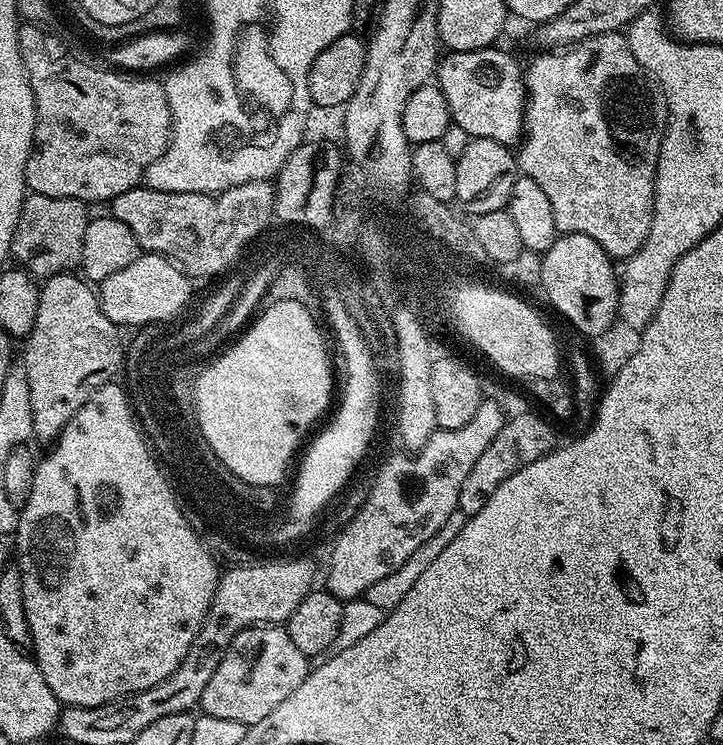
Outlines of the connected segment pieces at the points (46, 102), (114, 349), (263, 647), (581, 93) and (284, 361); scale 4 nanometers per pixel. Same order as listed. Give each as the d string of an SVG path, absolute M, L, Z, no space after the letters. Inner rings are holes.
M24 22L20 26L20 53L24 69L28 75L28 81L34 94L36 103L36 129L34 130L34 142L32 143L32 156L26 162L26 178L24 179L27 191L38 196L53 196L54 198L74 198L85 202L92 200L104 200L111 202L118 198L118 194L126 194L126 190L137 187L143 181L148 167L160 160L162 154L168 149L168 142L172 139L172 115L170 114L170 102L166 98L166 90L159 79L151 80L153 77L148 74L125 74L120 70L113 70L111 67L95 68L84 60L79 60L68 45L59 36L53 35L45 28L33 22Z
M59 272L56 276L49 276L39 285L40 297L38 298L38 318L34 318L34 330L30 330L30 334L23 341L24 344L24 360L22 367L26 370L26 378L30 382L30 410L32 411L32 434L38 441L41 440L45 446L51 445L62 434L62 430L70 422L70 418L74 418L74 414L78 414L78 410L82 410L82 406L90 399L100 387L101 380L107 379L112 373L117 373L118 368L123 366L123 360L126 357L125 345L120 345L121 329L114 322L110 322L110 318L106 318L106 314L102 314L102 306L97 289L83 275L73 274L72 272Z
M255 626L243 629L230 642L225 656L202 691L198 708L203 715L227 718L249 726L262 722L308 677L310 660L294 646L287 627Z
M607 32L601 36L592 36L581 44L571 45L563 50L544 50L541 56L533 58L526 64L524 86L528 89L528 102L524 110L524 134L518 145L518 168L523 175L534 178L546 198L550 198L550 207L554 209L554 222L557 233L573 232L574 234L586 234L586 238L594 238L606 254L623 262L635 254L646 242L650 234L650 222L654 210L654 194L656 193L656 167L658 166L658 154L660 143L664 137L664 128L668 124L668 103L664 101L664 95L655 80L644 71L642 66L630 54L627 35L620 32Z
M299 299L282 300L267 305L263 310L265 311L264 313L261 314L260 312L247 325L246 331L239 337L241 340L229 352L222 353L223 351L221 351L215 357L214 364L216 365L216 369L202 373L201 392L198 396L196 416L202 438L206 440L210 446L210 450L214 452L238 479L242 479L248 484L256 484L258 487L271 489L274 484L278 483L287 474L288 463L291 462L292 455L296 452L296 447L300 443L302 443L301 445L305 443L306 437L313 431L313 429L311 430L312 423L327 410L328 403L332 400L332 364L328 361L328 348L324 345L324 336L320 333L320 328L316 325L316 320L312 317L311 310L304 305L304 302L301 302Z

